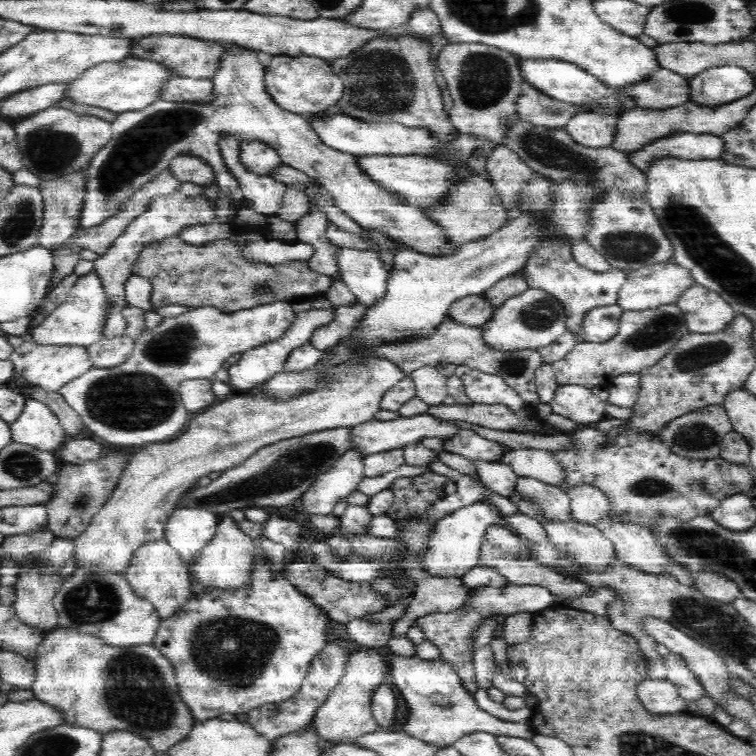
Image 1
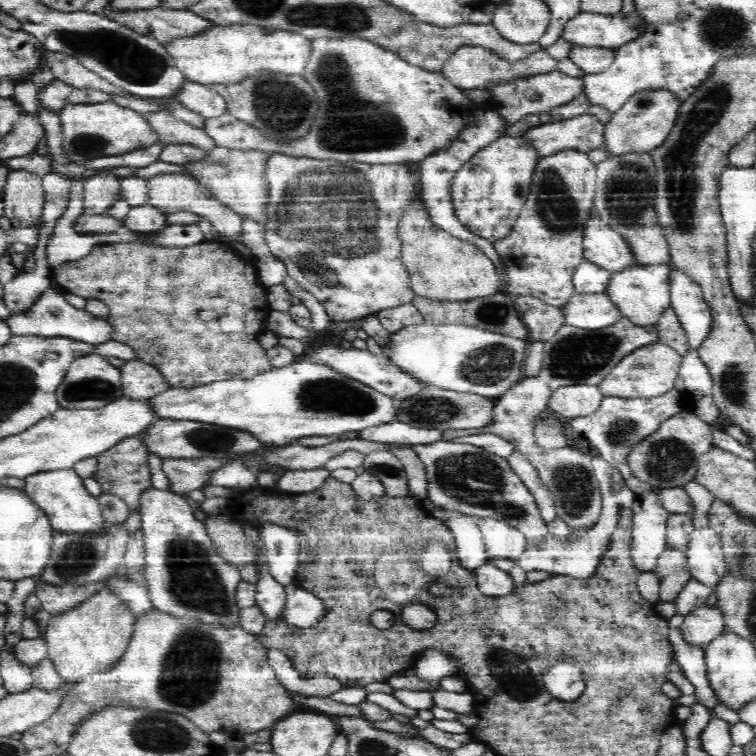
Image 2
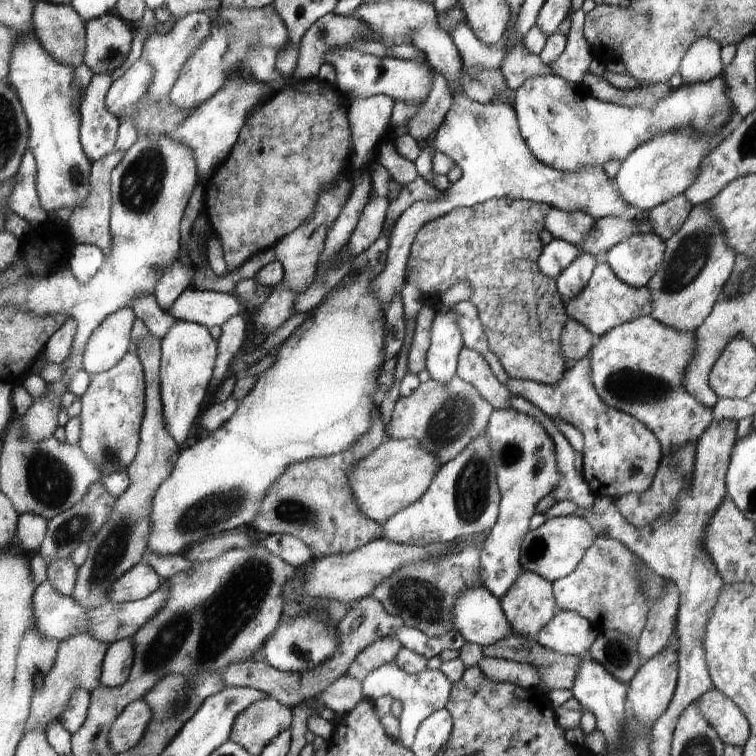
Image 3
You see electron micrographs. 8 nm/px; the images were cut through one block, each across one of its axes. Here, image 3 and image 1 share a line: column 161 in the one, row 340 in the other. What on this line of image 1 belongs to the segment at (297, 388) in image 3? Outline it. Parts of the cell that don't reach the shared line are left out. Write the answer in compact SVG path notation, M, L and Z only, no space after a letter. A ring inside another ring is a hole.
M532 285L522 294L512 296L498 307L494 320L490 320L484 326L486 327L486 341L500 349L541 348L566 333L566 322L566 310L562 301L540 285Z

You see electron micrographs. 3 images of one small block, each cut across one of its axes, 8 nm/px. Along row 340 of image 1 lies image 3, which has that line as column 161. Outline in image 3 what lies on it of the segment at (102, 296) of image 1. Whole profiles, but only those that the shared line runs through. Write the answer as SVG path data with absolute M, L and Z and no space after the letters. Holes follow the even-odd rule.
M192 13L190 16L180 19L178 26L166 35L158 33L144 44L142 56L150 59L155 66L157 74L154 77L153 86L149 90L146 99L162 101L166 95L170 95L174 85L179 79L180 73L192 55L202 46L202 41L209 33L210 20L206 13Z

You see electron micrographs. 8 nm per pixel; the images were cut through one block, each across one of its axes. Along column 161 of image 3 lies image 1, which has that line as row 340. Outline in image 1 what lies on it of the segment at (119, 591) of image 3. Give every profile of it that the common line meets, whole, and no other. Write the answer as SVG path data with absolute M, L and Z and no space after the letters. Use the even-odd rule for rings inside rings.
M548 244L529 261L521 274L528 279L529 286L540 285L562 301L566 310L566 332L575 336L577 342L586 342L584 337L584 320L594 308L617 304L621 285L627 278L624 270L615 270L605 274L592 273L581 268L572 257L572 246Z

